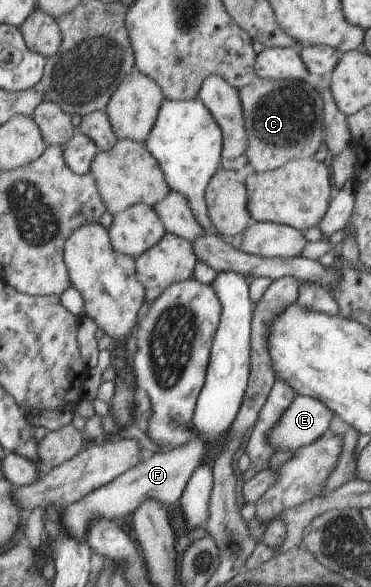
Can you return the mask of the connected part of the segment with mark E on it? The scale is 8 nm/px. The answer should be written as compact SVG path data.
M295 394L276 424L268 430L266 440L274 451L294 451L321 437L332 416L317 399Z

